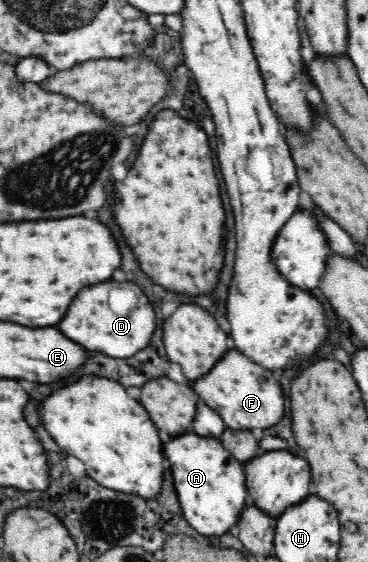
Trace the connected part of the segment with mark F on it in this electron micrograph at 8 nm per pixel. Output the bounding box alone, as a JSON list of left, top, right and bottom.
[193,351,285,429]

